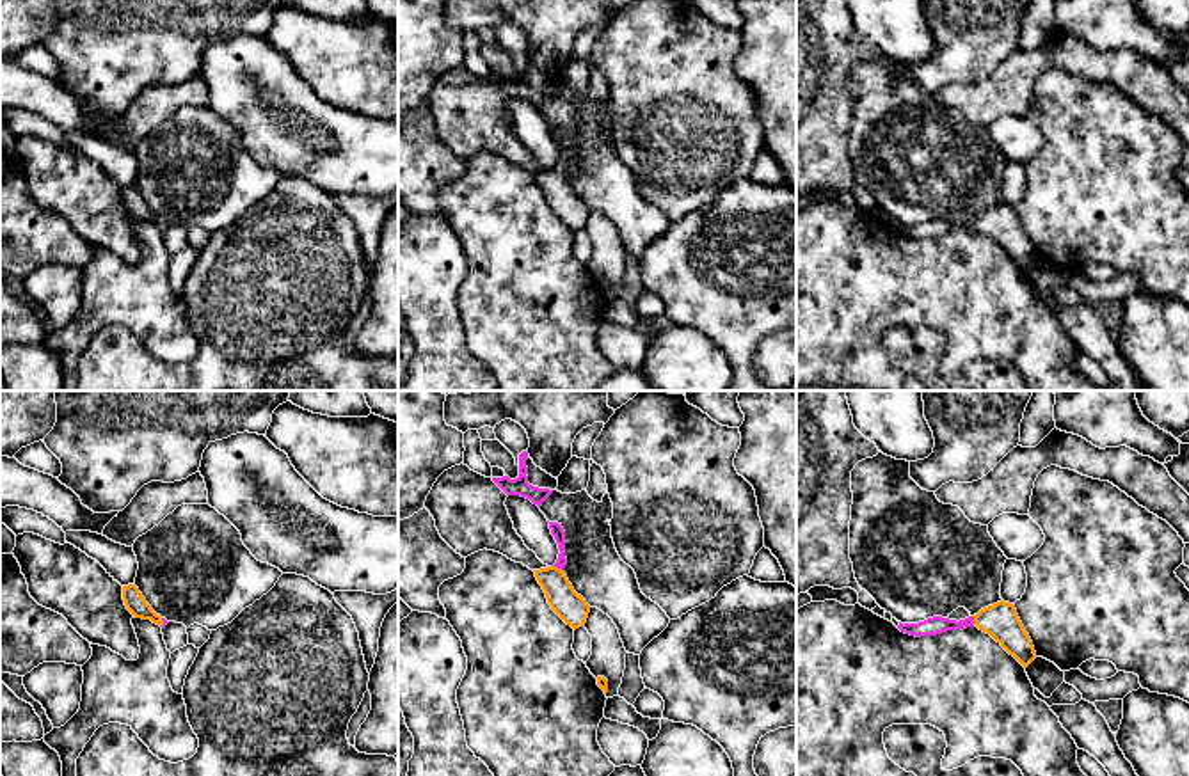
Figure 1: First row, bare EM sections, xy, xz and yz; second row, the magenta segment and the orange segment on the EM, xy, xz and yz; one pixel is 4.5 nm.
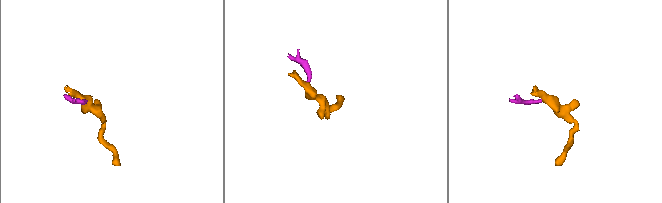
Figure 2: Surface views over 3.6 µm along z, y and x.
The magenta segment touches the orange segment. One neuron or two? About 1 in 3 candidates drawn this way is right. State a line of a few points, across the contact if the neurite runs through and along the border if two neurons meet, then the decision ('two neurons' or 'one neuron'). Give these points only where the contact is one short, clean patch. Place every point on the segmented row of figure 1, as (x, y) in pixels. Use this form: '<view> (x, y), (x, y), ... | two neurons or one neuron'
xz (557, 530), (562, 547), (558, 567), (558, 592), (564, 601) | one neuron

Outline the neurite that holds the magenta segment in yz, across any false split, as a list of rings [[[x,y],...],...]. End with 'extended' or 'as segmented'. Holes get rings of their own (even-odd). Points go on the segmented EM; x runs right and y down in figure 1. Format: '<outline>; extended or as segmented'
[[[1004,600],[988,606],[981,609],[978,614],[960,622],[942,616],[933,616],[919,623],[899,622],[898,629],[905,634],[922,637],[922,636],[937,636],[947,630],[958,630],[962,627],[967,629],[974,625],[979,630],[990,634],[1024,668],[1027,668],[1036,659],[1033,641],[1025,632],[1015,606]]]; extended

